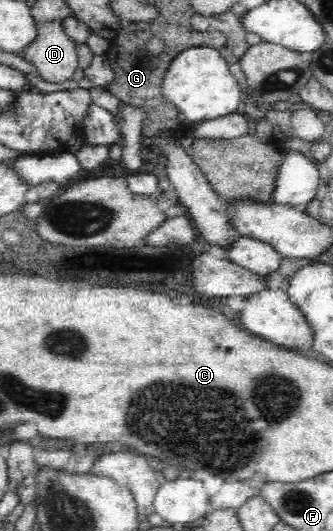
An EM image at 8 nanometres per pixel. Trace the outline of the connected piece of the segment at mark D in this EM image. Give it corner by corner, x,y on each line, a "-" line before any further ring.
61,21
38,22
37,38
20,54
23,62
36,68
36,75
46,82
64,82
72,79
78,67
75,42
62,30

